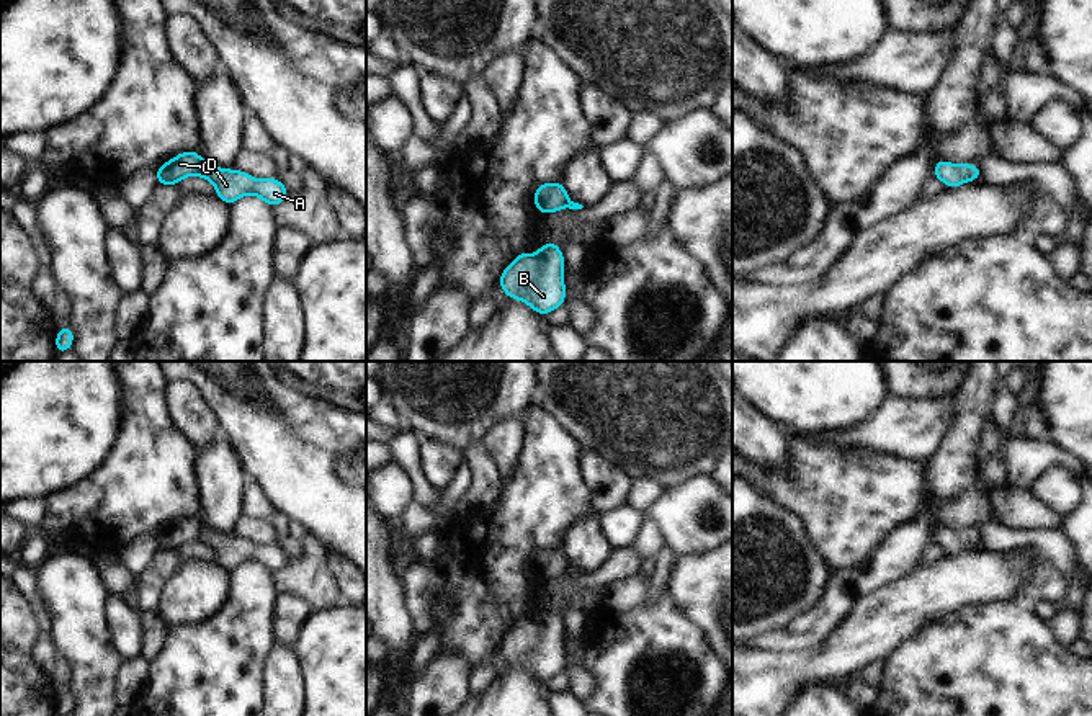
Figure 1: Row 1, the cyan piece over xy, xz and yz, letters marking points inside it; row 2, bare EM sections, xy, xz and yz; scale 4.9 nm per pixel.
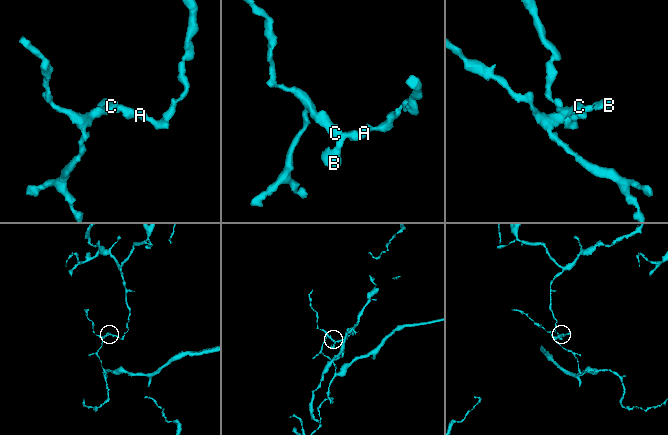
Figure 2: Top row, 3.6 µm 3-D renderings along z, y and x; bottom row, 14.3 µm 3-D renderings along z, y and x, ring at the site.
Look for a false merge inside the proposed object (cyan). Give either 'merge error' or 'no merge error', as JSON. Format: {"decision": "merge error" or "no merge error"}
{"decision": "merge error"}

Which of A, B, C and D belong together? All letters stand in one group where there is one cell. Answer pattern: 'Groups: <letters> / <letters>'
Groups: A B D / C.

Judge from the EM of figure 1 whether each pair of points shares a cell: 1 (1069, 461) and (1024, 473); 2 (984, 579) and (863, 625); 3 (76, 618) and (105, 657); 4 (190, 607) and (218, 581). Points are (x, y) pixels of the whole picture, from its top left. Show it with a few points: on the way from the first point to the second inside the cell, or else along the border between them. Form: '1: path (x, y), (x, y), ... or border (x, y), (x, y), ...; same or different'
1: path (1058, 458), (1038, 458), (1035, 461); same
2: path (955, 581), (893, 615); same
3: path (79, 628), (95, 648); same
4: path (196, 600), (211, 586); same

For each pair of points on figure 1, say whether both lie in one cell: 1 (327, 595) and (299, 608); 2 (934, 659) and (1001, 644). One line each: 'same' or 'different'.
1: different
2: same

